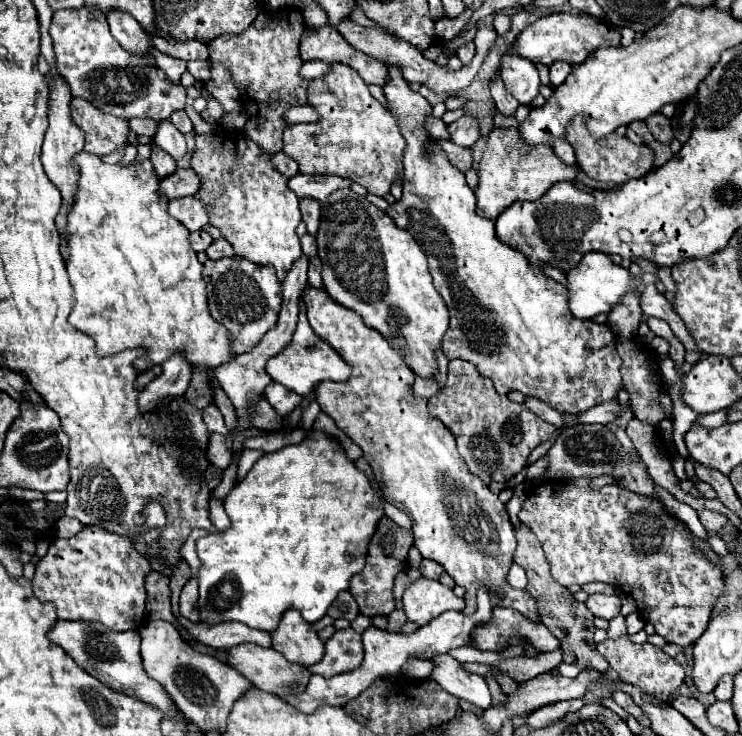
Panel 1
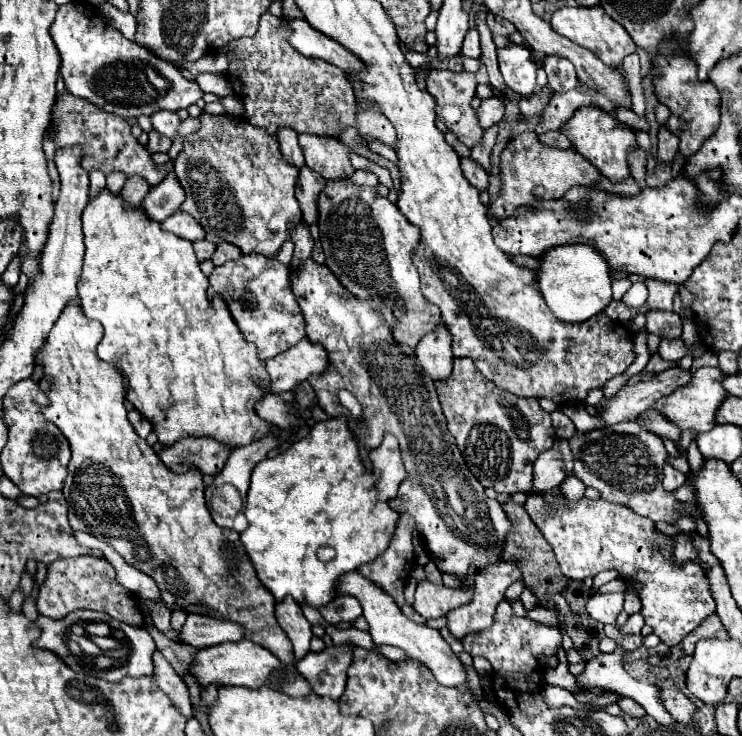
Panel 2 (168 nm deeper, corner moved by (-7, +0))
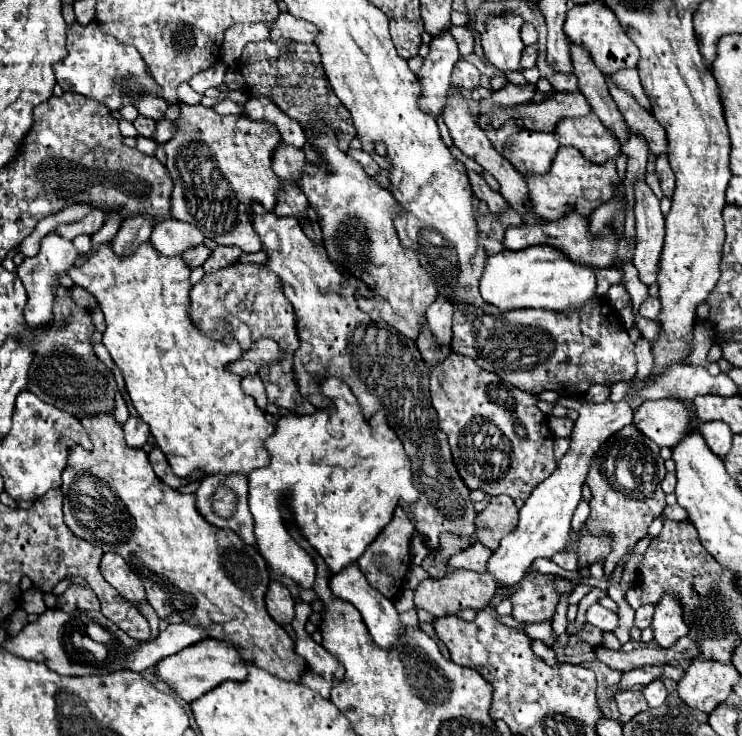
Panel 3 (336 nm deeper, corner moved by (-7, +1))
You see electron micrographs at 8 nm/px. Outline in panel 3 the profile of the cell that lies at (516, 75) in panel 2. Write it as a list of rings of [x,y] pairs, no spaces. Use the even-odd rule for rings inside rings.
[[[504,13],[504,15],[490,15],[486,17],[486,31],[480,37],[482,49],[486,59],[498,67],[500,71],[520,71],[520,59],[524,51],[524,43],[520,39],[520,27],[524,19],[516,13]]]

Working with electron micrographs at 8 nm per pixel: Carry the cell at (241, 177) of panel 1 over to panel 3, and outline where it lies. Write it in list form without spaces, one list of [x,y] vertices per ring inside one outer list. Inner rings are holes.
[[[180,105],[180,117],[176,123],[176,133],[170,141],[164,143],[166,151],[166,169],[174,181],[172,191],[172,217],[178,221],[192,223],[198,227],[208,239],[214,239],[218,245],[240,247],[244,253],[256,253],[262,249],[260,237],[252,227],[252,201],[262,203],[268,211],[274,209],[280,181],[272,171],[272,151],[274,145],[280,143],[280,133],[268,121],[254,121],[246,115],[220,115],[214,109],[206,109],[202,105]]]

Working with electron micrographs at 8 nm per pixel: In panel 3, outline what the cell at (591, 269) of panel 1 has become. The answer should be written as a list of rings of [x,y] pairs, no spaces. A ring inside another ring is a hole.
[[[528,247],[522,251],[500,251],[488,257],[480,279],[480,295],[486,303],[500,307],[500,311],[542,307],[552,311],[566,311],[582,307],[588,299],[594,299],[596,277],[586,265],[570,261],[566,255],[552,247]]]

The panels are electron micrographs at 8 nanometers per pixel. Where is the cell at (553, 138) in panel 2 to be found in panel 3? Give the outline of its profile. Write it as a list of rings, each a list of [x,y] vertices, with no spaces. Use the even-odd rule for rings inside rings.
[[[522,129],[504,143],[502,155],[518,169],[520,173],[546,173],[556,157],[560,143],[554,133],[538,133]]]

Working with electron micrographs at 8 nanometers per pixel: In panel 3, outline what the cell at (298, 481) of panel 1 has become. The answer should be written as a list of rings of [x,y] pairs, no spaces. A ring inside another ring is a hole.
[[[336,377],[326,379],[320,385],[320,393],[330,399],[330,407],[312,415],[282,415],[276,423],[276,433],[264,441],[270,453],[270,465],[248,475],[248,505],[254,515],[258,551],[268,561],[272,579],[284,575],[302,589],[314,585],[316,566],[284,527],[280,515],[282,497],[286,497],[296,527],[320,553],[332,573],[338,573],[366,551],[390,523],[400,499],[408,503],[418,499],[418,489],[412,483],[410,459],[384,415],[376,413],[366,419],[350,387]]]

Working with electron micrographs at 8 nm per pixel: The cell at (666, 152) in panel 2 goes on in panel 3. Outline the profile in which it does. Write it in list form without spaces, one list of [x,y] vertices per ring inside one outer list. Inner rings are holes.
[[[660,155],[656,159],[656,175],[660,179],[660,187],[664,191],[664,197],[670,199],[672,193],[674,193],[674,173],[672,173],[672,169],[668,165],[668,157],[666,155]]]

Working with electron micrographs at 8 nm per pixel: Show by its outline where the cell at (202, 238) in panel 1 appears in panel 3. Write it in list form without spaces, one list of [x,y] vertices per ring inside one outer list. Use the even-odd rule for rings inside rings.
[[[198,245],[198,247],[190,249],[190,251],[186,251],[182,257],[186,259],[190,269],[196,269],[196,267],[200,267],[208,259],[208,255],[210,255],[210,249],[204,247],[204,245]]]

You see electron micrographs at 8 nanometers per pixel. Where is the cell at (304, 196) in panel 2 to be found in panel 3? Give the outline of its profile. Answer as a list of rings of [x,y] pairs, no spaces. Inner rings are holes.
[[[284,141],[280,143],[280,147],[276,147],[276,155],[272,155],[272,169],[280,179],[286,179],[286,181],[296,183],[300,179],[304,163],[306,163],[304,151]]]

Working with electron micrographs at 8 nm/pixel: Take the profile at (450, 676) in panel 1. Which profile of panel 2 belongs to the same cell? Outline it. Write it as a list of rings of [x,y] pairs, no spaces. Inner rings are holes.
[[[348,572],[340,578],[338,590],[340,590],[340,594],[350,594],[360,600],[360,604],[364,608],[364,618],[370,624],[370,634],[372,634],[372,640],[376,646],[390,644],[390,646],[402,648],[412,660],[418,660],[420,664],[424,664],[434,674],[434,678],[444,686],[460,686],[464,682],[468,682],[468,676],[466,676],[462,662],[452,652],[448,642],[440,636],[440,632],[426,626],[426,624],[414,624],[412,620],[408,620],[400,612],[400,608],[396,606],[396,602],[386,592],[376,588],[376,584],[372,584],[370,580],[366,580],[358,572]]]

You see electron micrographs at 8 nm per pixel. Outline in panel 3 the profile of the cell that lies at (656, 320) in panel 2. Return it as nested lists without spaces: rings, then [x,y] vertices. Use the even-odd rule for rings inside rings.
[[[648,295],[648,297],[644,299],[644,303],[640,305],[638,313],[640,313],[642,317],[646,317],[646,319],[654,319],[654,321],[656,321],[656,317],[658,317],[658,313],[660,313],[660,299]]]

